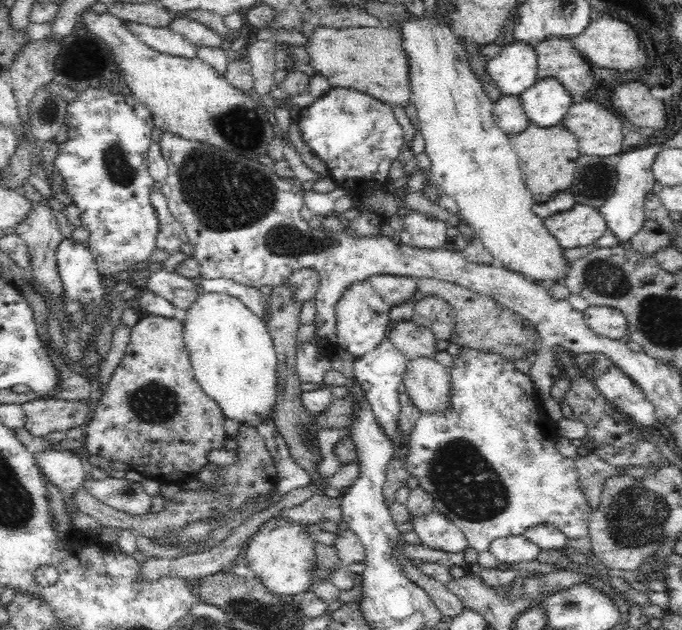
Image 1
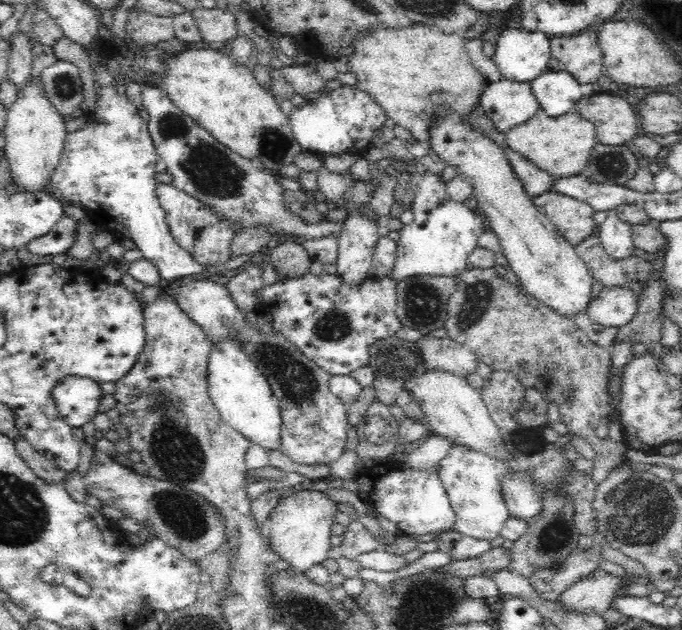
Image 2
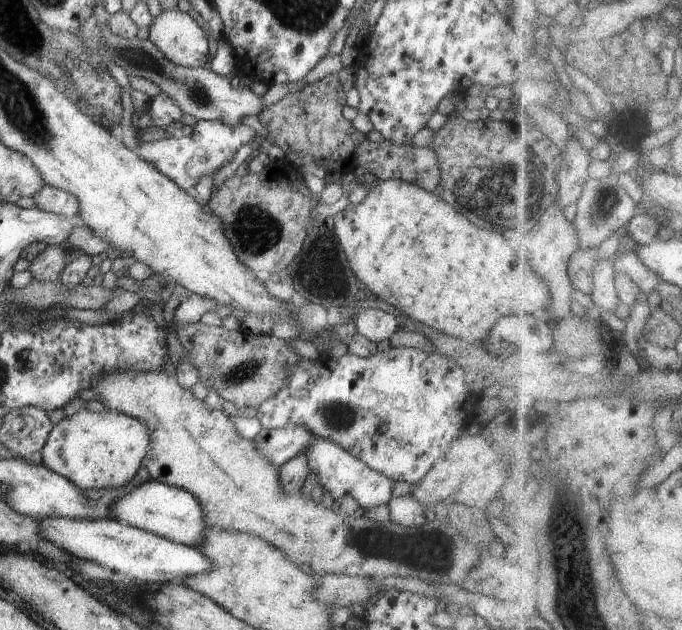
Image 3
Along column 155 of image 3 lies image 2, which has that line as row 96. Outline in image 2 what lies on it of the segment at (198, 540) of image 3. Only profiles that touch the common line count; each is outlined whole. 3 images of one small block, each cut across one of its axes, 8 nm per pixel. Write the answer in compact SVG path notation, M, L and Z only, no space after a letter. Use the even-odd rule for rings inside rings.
M506 78L486 85L479 106L492 120L496 130L504 133L528 122L540 109L530 83Z

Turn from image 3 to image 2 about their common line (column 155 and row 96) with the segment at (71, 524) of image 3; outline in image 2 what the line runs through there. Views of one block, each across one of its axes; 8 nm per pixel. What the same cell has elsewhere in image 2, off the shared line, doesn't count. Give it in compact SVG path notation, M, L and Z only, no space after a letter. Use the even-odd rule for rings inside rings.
M548 69L531 86L540 109L552 118L576 111L577 102L584 97L580 83L564 70Z

